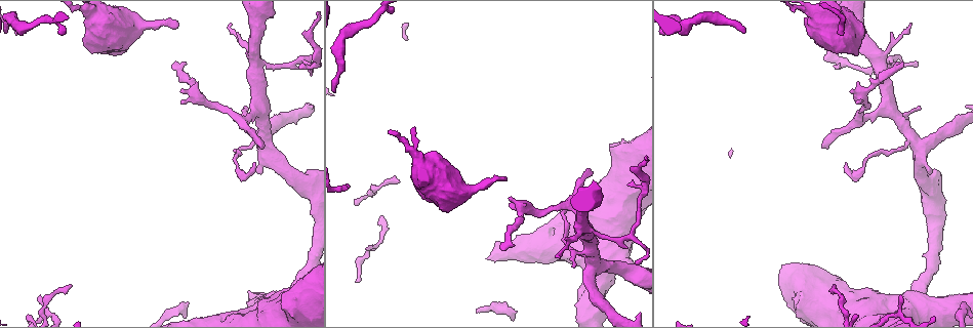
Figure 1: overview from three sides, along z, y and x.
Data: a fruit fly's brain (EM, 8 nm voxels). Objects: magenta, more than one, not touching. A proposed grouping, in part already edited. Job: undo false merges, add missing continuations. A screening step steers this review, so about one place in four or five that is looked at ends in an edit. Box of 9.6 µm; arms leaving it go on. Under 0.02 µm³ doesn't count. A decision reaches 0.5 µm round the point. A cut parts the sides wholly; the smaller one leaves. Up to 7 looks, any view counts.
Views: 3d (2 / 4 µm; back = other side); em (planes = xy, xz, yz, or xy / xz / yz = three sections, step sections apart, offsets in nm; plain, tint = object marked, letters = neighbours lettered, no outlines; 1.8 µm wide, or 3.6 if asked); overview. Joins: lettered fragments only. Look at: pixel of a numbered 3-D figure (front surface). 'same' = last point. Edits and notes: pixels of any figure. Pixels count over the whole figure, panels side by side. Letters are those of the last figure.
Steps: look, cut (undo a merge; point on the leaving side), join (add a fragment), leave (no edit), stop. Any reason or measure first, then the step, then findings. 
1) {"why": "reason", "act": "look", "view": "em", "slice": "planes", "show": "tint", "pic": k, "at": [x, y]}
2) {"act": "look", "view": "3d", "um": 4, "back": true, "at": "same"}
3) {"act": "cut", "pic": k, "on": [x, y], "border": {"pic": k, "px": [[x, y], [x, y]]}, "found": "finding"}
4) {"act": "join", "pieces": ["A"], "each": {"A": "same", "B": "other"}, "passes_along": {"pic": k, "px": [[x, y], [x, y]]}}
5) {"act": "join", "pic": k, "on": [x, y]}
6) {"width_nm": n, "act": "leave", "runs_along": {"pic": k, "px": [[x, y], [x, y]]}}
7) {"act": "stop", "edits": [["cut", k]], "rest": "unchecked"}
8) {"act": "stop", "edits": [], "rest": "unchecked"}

{"why": "free end", "act": "look", "view": "em", "slice": "planes", "show": "letters", "pic": 1, "at": [301, 66]}

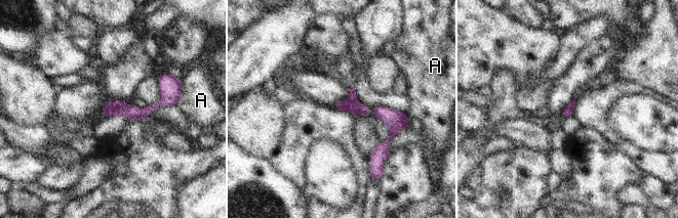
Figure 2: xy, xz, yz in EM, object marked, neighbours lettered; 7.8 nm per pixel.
{"act": "leave", "each": {"A": "other"}, "border": {"pic": 2, "px": [[182, 91], [176, 103]]}, "found": "no lettered fragment goes on from it"}

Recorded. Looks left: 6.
{"why": "branch stops here", "act": "look", "view": "em", "slice": "planes", "show": "letters", "pic": 1, "at": [504, 177]}

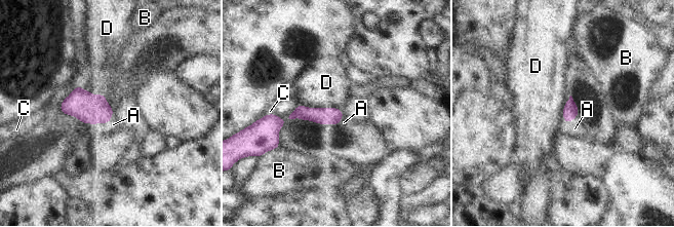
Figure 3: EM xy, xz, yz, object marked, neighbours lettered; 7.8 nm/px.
{"act": "join", "pieces": ["A"], "each": {"A": "same", "B": "other", "C": "other", "D": "other"}, "passes_along": {"pic": 3, "px": [[570, 111], [571, 119], [575, 128]]}, "found": "it goes on there"}

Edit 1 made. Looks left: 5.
{"why": "thin arm on a thick one", "act": "look", "view": "3d", "um": 4, "pic": 1, "at": [594, 267]}

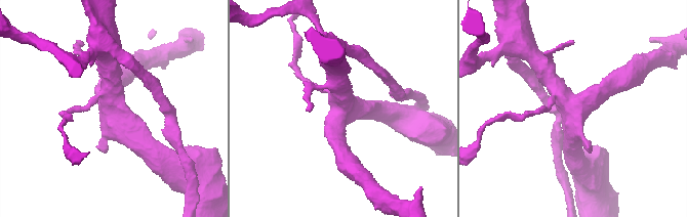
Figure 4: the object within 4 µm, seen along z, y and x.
{"why": "need the tissue", "act": "look", "view": "em", "slice": "planes", "show": "letters", "pic": 4, "at": [345, 111]}

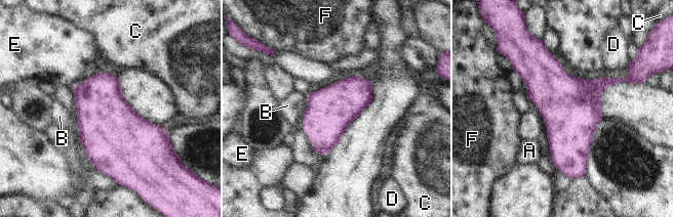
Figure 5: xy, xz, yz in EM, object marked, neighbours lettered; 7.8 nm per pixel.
{"width_nm": 380, "act": "leave", "each": {"A": "other", "B": "other", "C": "other", "D": "other", "E": "other", "F": "other"}, "border": {"pic": 5, "px": [[307, 96], [306, 100]]}, "found": "one cell here"}

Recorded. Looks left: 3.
{"act": "stop", "edits": [["join", 3]], "rest": "unchecked"}

